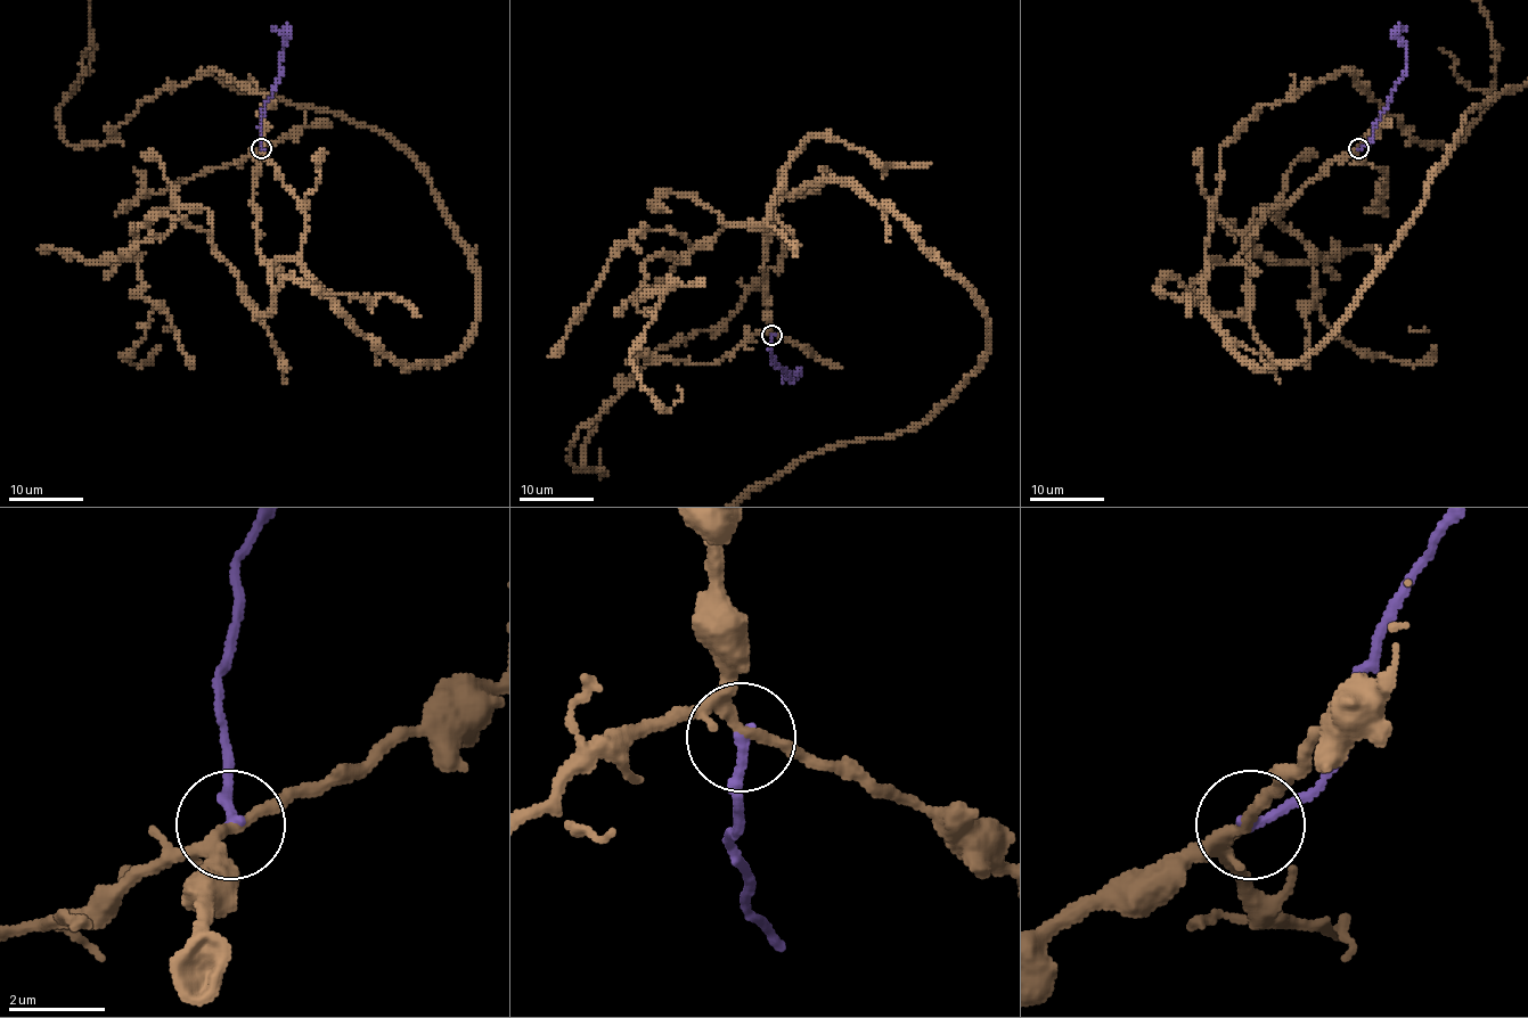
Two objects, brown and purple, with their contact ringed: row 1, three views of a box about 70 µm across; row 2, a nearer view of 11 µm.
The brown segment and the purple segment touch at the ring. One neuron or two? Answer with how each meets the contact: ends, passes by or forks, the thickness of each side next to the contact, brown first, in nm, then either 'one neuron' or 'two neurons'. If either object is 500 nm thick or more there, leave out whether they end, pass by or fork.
brown forks there; purple ends there; 200 nm thick on the brown side, 220 nm on the other; two neurons

